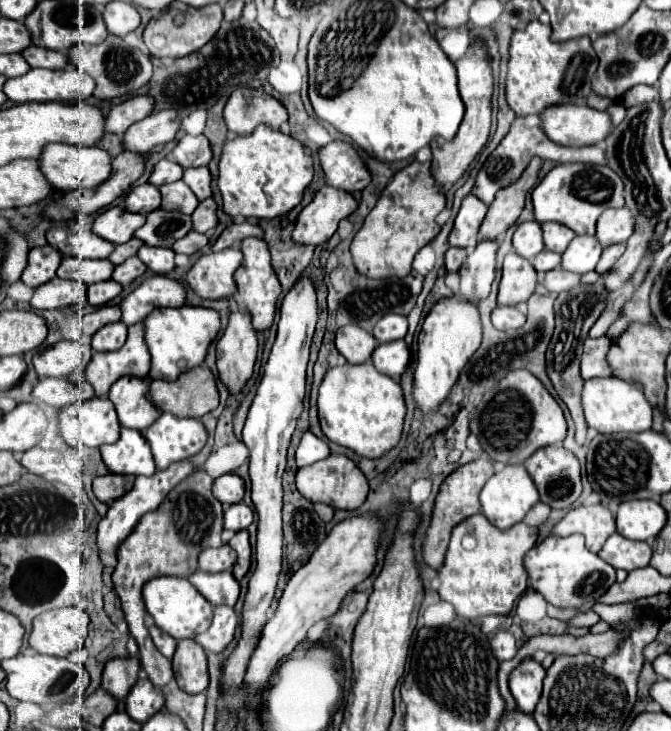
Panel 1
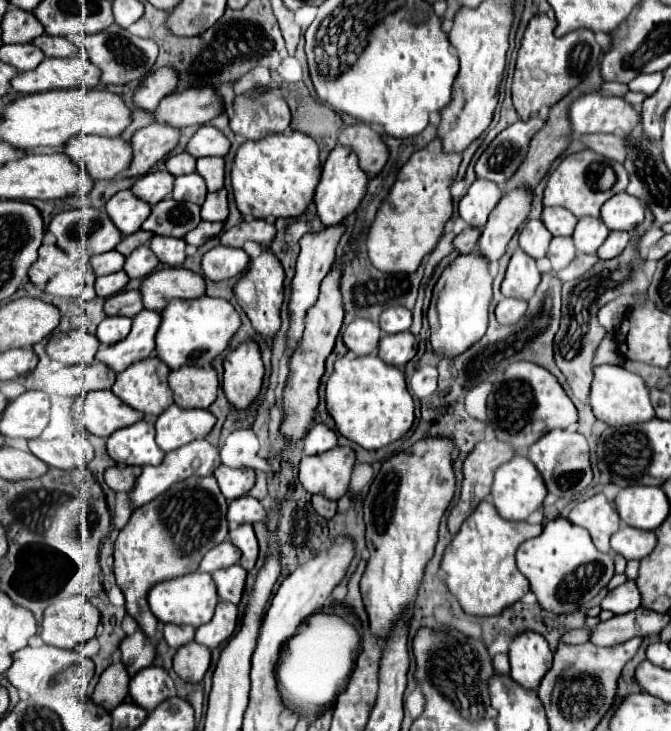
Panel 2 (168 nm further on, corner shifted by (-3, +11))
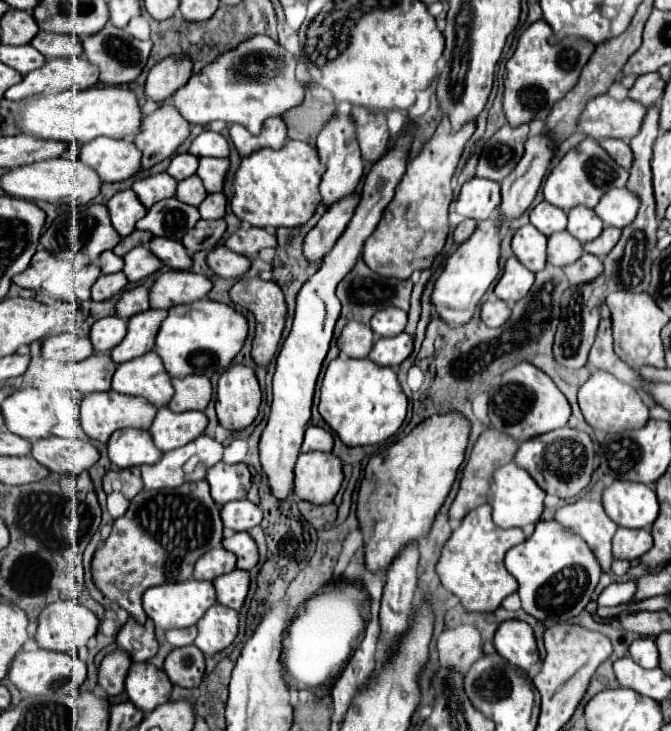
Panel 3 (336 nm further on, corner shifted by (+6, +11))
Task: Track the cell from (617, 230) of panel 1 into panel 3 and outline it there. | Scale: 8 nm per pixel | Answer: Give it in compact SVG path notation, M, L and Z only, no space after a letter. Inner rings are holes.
M612 188L600 198L594 212L606 226L624 228L636 218L638 206L640 206L638 196L632 194L628 188Z

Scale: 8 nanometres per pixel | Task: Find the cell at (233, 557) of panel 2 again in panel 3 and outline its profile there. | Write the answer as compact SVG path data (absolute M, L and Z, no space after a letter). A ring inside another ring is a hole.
M214 548L212 552L206 552L194 568L196 580L214 580L216 576L228 574L236 568L236 556L224 548Z

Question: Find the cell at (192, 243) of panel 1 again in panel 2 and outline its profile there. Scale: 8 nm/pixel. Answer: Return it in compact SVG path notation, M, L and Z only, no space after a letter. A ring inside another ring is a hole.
M201 222L197 228L193 228L193 232L189 232L189 236L185 236L185 242L199 248L209 238L217 236L221 230L223 230L223 222Z

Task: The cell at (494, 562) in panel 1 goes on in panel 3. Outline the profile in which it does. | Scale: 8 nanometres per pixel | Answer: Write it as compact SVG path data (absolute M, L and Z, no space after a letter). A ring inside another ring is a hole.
M490 504L474 508L466 514L462 524L452 532L442 548L442 556L436 564L442 586L456 594L468 612L494 612L506 596L518 590L514 576L510 576L504 568L504 554L524 540L526 536L522 528L502 530L492 522Z

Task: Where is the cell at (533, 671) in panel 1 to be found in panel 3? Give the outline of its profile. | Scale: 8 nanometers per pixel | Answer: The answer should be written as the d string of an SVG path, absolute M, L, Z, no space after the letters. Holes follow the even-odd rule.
M522 620L502 622L494 636L494 648L504 660L508 660L508 664L522 672L530 672L530 668L540 660L534 632Z

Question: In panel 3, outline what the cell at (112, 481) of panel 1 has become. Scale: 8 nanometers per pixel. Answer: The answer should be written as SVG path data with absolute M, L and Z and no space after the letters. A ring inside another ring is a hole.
M136 466L128 468L128 470L108 470L106 476L102 478L102 486L104 486L106 494L110 494L114 490L114 482L120 482L120 492L128 500L132 500L142 490L140 470Z

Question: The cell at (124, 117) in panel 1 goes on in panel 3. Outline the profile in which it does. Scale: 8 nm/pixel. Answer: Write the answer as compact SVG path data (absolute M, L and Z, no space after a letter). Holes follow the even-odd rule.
M168 56L148 72L144 94L148 100L164 102L192 76L192 62L186 56Z

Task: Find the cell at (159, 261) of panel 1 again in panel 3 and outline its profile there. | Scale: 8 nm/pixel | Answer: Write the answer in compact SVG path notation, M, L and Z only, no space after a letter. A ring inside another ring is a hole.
M152 238L150 240L150 250L154 256L158 256L160 262L174 270L188 270L192 264L192 258L188 256L186 248L178 240L170 238Z

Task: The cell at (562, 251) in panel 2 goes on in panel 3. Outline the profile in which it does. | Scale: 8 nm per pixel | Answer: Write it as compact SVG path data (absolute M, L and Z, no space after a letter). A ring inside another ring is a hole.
M566 230L548 236L548 262L554 266L568 266L584 254L582 244Z

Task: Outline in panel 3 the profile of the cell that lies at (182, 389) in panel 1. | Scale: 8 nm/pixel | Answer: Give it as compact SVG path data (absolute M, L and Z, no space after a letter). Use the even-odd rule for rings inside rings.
M190 374L186 378L172 378L174 396L168 404L172 412L204 410L212 398L212 386L206 376Z

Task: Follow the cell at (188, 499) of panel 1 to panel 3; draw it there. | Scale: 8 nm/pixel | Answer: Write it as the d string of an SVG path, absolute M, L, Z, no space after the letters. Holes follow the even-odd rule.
M206 480L186 482L172 490L142 490L130 500L128 512L114 520L104 548L94 554L94 584L106 598L144 624L142 594L158 584L188 580L196 560L218 546L222 546L222 520Z

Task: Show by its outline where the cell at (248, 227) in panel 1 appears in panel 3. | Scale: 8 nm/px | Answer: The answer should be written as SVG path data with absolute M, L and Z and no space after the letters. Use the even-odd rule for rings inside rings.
M238 228L234 234L230 234L224 240L224 246L238 252L238 254L254 254L260 252L262 248L274 248L276 246L276 236L272 232L268 232L266 228Z

